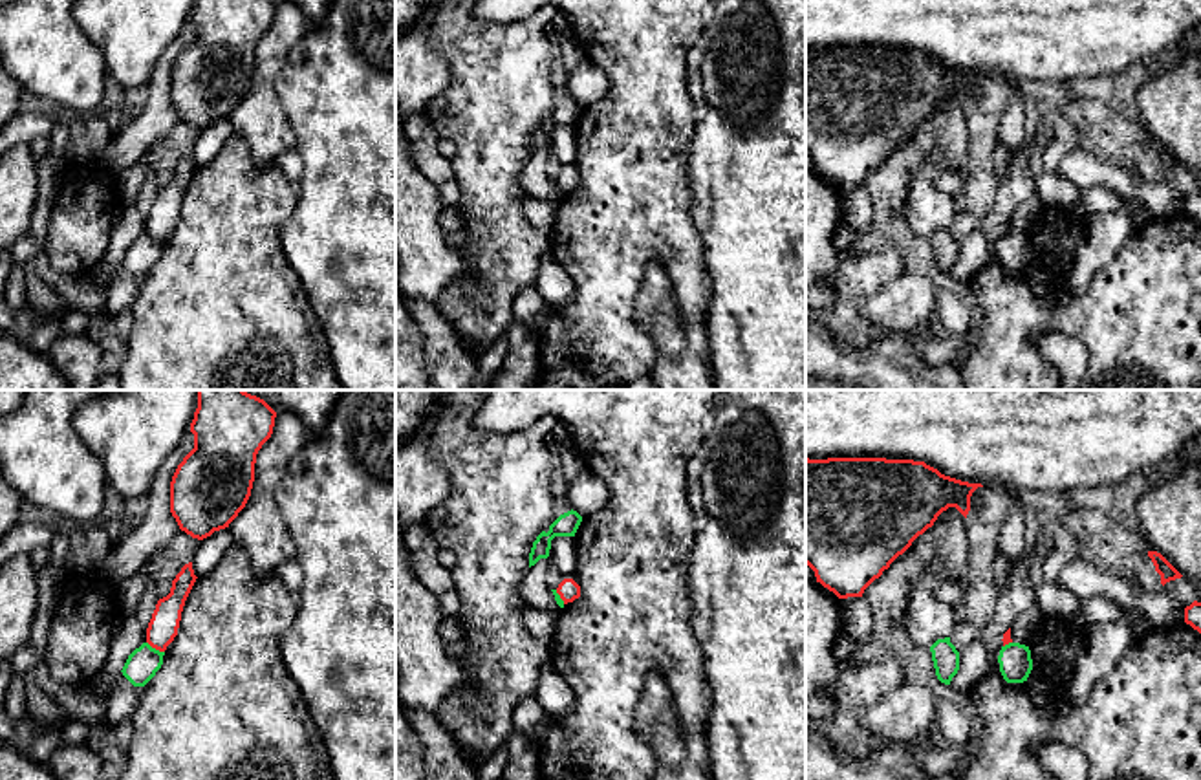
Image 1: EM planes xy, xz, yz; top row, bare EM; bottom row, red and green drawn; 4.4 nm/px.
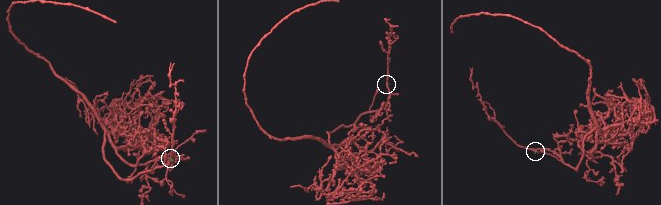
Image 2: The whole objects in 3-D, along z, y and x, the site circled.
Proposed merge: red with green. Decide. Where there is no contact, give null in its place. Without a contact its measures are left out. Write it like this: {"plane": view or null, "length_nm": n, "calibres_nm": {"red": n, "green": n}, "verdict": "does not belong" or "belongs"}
{"plane": "xy", "length_nm": 90, "calibres_nm": {"red": 130, "green": 140}, "verdict": "does not belong"}

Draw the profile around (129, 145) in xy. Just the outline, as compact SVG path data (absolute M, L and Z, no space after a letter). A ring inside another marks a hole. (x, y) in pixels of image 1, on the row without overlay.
M189 16L179 37L165 51L150 75L145 110L114 135L103 154L103 161L114 176L137 163L157 139L165 137L181 121L170 103L170 71L178 55L192 38L194 24Z

